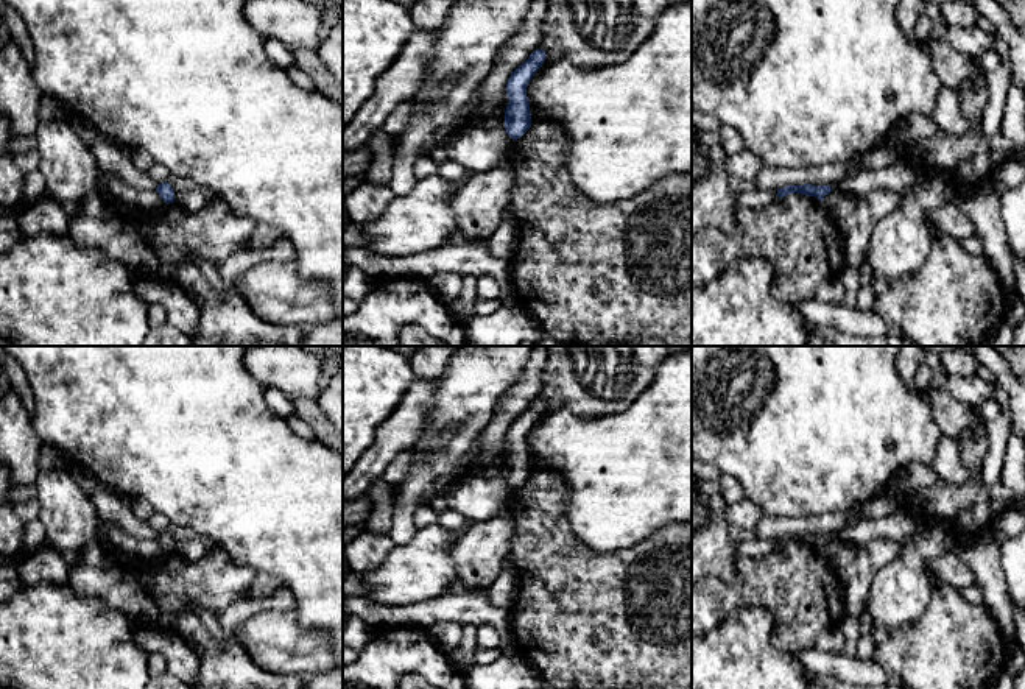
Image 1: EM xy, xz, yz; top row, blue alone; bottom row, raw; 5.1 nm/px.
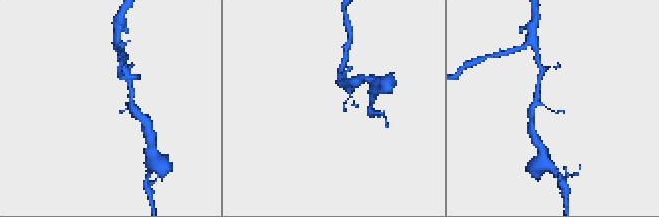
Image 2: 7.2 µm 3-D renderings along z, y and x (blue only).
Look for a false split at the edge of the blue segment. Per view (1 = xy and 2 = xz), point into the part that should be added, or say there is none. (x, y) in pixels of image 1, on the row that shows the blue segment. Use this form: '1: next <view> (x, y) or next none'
1: next none
2: next none

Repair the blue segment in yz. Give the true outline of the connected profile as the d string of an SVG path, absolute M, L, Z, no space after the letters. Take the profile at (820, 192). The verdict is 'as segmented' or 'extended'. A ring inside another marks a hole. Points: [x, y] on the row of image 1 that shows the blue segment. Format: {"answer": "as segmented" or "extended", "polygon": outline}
{"answer": "as segmented", "polygon": "M804 184L804 186L787 186L784 189L777 189L777 196L784 198L790 193L801 193L801 195L807 195L807 196L815 196L819 201L824 200L826 195L829 195L832 192L830 186L812 186L812 184Z"}

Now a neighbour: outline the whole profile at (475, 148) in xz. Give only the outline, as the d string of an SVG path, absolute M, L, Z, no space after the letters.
M466 126L446 142L447 156L474 171L497 168L505 157L511 157L512 139L505 126L483 129Z

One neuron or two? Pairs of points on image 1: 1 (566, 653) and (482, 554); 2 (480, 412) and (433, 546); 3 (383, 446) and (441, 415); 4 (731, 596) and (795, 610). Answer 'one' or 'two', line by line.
1: two
2: two
3: two
4: one

